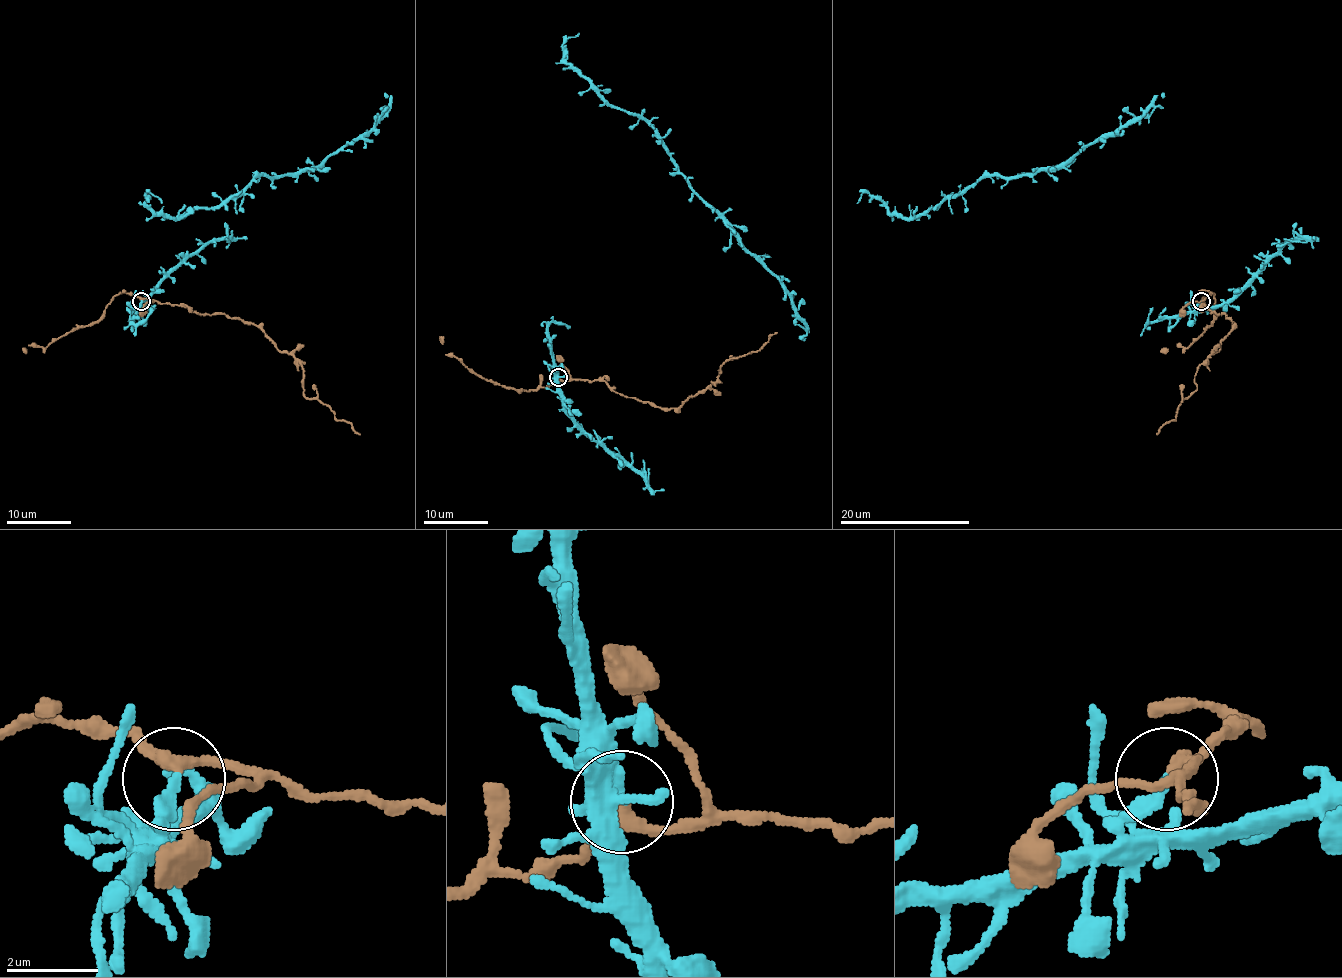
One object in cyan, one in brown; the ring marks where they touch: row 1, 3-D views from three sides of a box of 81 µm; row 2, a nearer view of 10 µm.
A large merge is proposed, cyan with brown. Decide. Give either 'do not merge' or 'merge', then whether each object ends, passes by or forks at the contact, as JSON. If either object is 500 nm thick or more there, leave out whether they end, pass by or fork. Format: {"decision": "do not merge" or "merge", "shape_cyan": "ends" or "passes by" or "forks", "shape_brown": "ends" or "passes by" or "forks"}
{"decision": "do not merge", "shape_cyan": "ends", "shape_brown": "passes by"}

